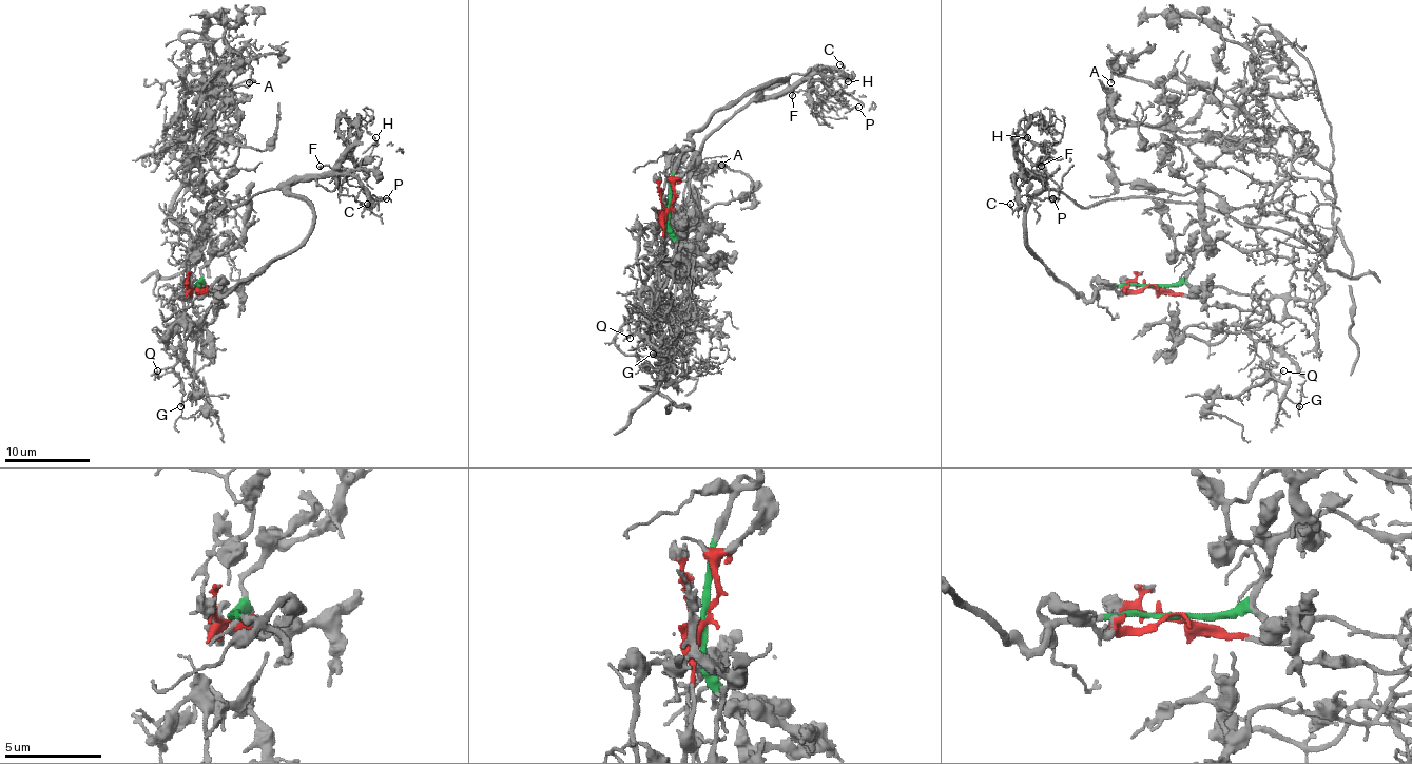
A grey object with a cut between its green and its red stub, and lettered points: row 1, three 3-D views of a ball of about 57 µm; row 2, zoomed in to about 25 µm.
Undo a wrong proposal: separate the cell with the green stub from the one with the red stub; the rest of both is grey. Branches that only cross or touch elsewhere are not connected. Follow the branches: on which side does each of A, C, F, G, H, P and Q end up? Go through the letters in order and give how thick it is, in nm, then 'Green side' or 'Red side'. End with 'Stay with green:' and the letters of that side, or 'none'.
A: Thickness 80 nm. Red side
C: Thickness 80 nm. Green side
F: Thickness 130 nm. Green side
G: Thickness 140 nm. Red side
H: Thickness 80 nm. Green side
P: Thickness 90 nm. Green side
Q: Thickness 140 nm. Red side
Stay with green: C, F, H, P

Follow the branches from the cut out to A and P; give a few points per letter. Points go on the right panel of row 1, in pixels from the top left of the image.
A: (1153, 285), (1315, 300), (1329, 242), (1179, 173), (1163, 141), (1269, 146), (1258, 100), (1113, 64), (1110, 81)
P: (1153, 285), (1110, 285), (1084, 300), (1057, 279), (1027, 242), (1025, 210), (1044, 184), (1029, 171), (1052, 199)

